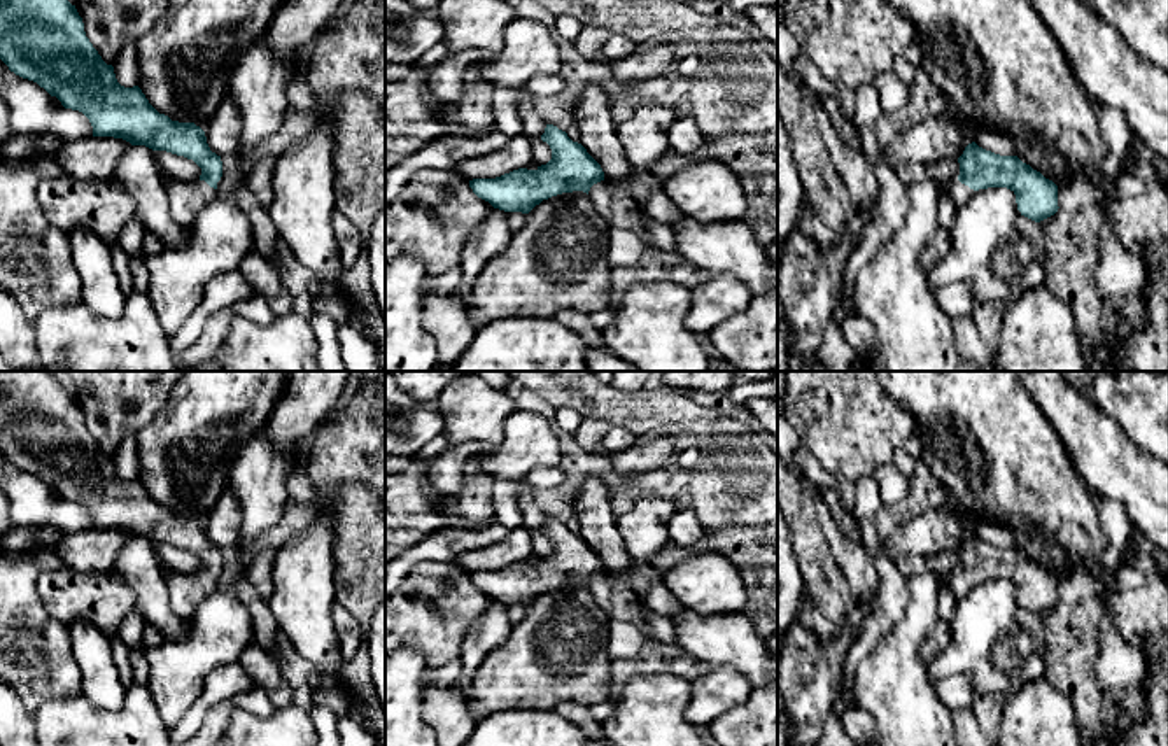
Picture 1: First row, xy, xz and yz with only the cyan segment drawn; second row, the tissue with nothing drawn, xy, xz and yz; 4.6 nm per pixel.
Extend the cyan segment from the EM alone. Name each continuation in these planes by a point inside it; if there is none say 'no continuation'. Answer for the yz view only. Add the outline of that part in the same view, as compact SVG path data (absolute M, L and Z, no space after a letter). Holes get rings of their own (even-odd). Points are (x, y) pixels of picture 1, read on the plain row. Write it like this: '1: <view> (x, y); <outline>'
1: yz (960, 585); M958 571L949 580L949 588L953 590L956 599L963 599L972 587L974 587L974 581L961 576Z

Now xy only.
1: xy (184, 592); M159 564L159 571L168 588L168 602L175 615L187 618L200 602L217 590L217 581L210 580L205 573L193 576L180 574Z

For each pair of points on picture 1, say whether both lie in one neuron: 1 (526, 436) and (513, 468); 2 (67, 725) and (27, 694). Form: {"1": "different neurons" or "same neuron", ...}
{"1": "same neuron", "2": "different neurons"}

